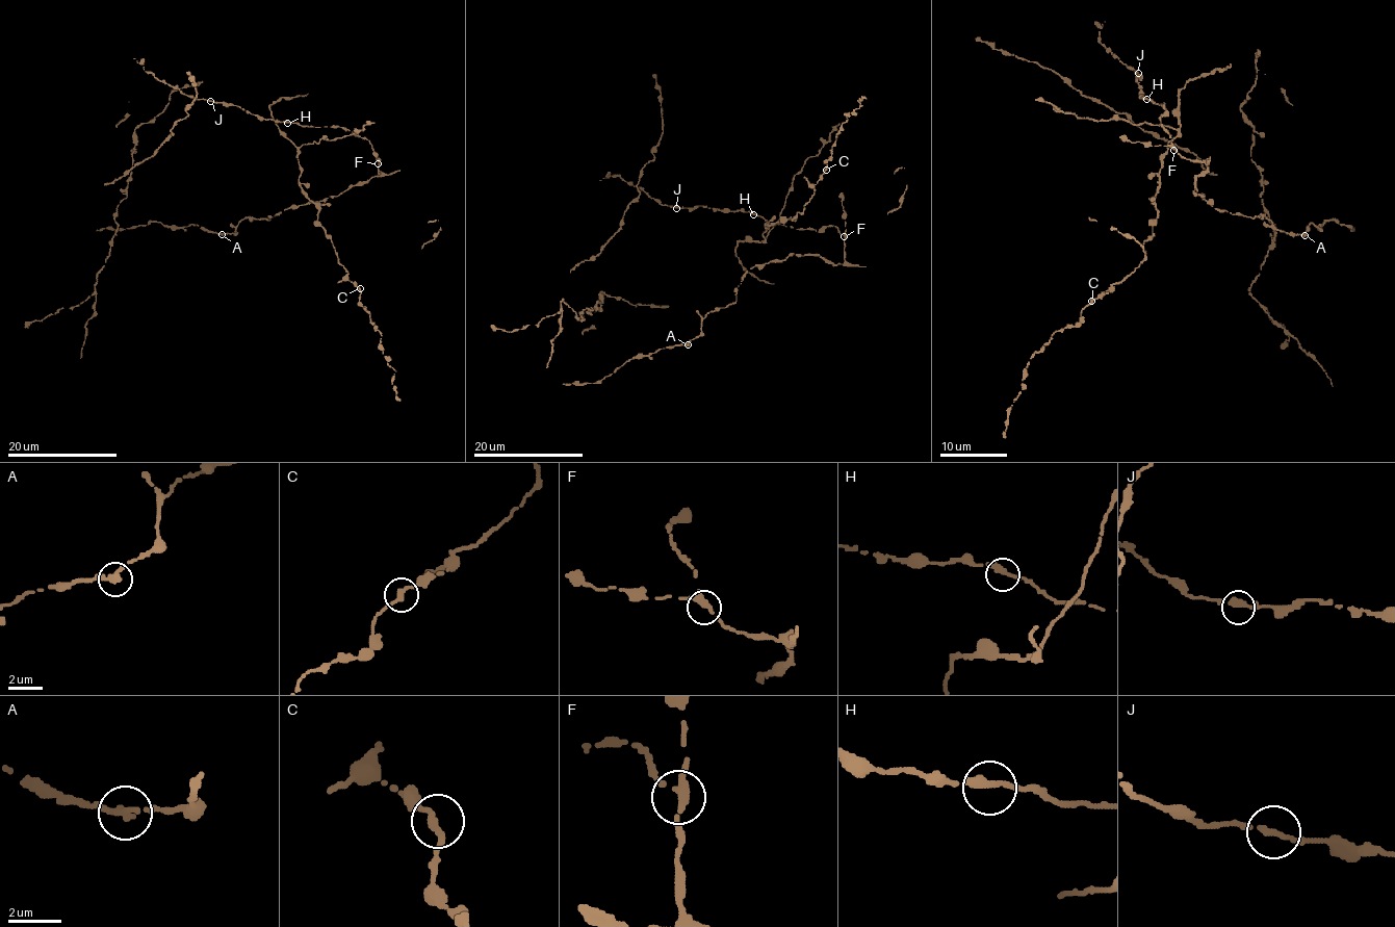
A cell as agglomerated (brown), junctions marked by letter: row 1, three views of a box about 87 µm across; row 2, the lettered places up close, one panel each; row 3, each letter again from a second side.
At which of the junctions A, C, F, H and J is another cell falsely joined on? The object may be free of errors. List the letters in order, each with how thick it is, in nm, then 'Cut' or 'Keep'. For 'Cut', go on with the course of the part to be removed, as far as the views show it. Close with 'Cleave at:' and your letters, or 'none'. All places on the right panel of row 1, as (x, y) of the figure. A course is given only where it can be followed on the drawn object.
A: Thickness 300 nm. Cut. Course of the part to remove: (1306, 234), (1310, 223), (1317, 226), (1335, 220), (1351, 228), (1351, 231)
C: Thickness 280 nm. Keep
F: Thickness 320 nm. Keep
H: Thickness 300 nm. Keep
J: Thickness 280 nm. Keep
Cleave at: A

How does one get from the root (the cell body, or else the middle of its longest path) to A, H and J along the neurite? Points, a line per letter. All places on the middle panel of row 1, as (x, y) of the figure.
A: (732, 210), (796, 229), (835, 226), (844, 262), (791, 253), (756, 264), (735, 301), (711, 311), (688, 345)
H: (732, 210), (753, 214)
J: (732, 210), (715, 210), (701, 205), (676, 208)

